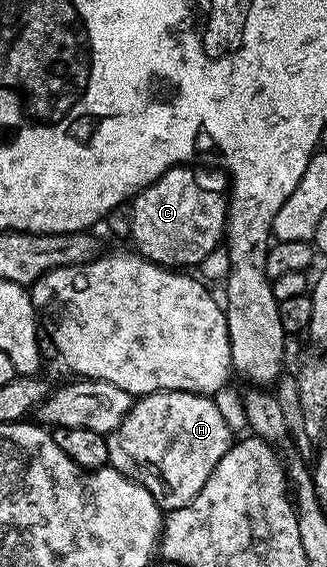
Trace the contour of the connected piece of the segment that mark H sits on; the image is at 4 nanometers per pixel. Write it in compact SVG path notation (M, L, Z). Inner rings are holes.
M167 390L138 397L130 410L133 416L127 414L123 422L106 435L113 448L121 448L121 444L125 444L125 448L133 448L133 444L141 444L141 440L145 440L145 432L149 432L149 428L157 428L157 420L161 420L161 428L177 428L177 424L169 424L169 416L177 416L177 408L181 408L181 472L129 472L126 476L129 480L137 476L137 483L148 489L165 512L189 505L234 443L234 433L212 397L204 393ZM141 428L145 428L145 432L141 432ZM159 483L164 484L166 490L159 490Z

